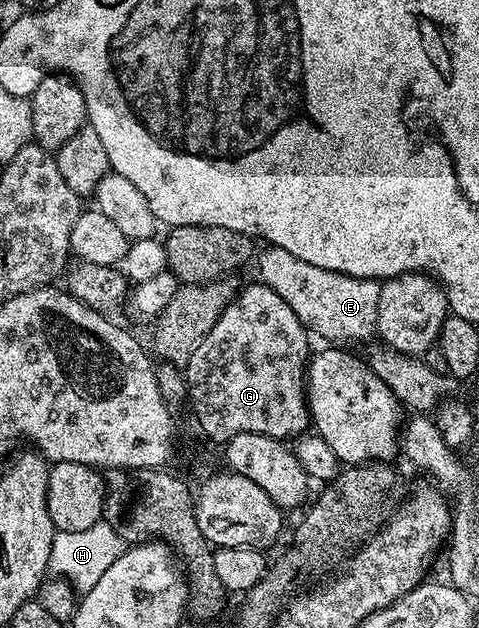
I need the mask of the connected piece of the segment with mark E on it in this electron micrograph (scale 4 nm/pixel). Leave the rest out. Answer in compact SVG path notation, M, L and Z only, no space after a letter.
M279 246L264 249L256 258L259 279L292 308L309 333L330 341L327 342L330 344L350 344L346 342L372 338L377 333L381 286L377 279L354 278L307 264Z

